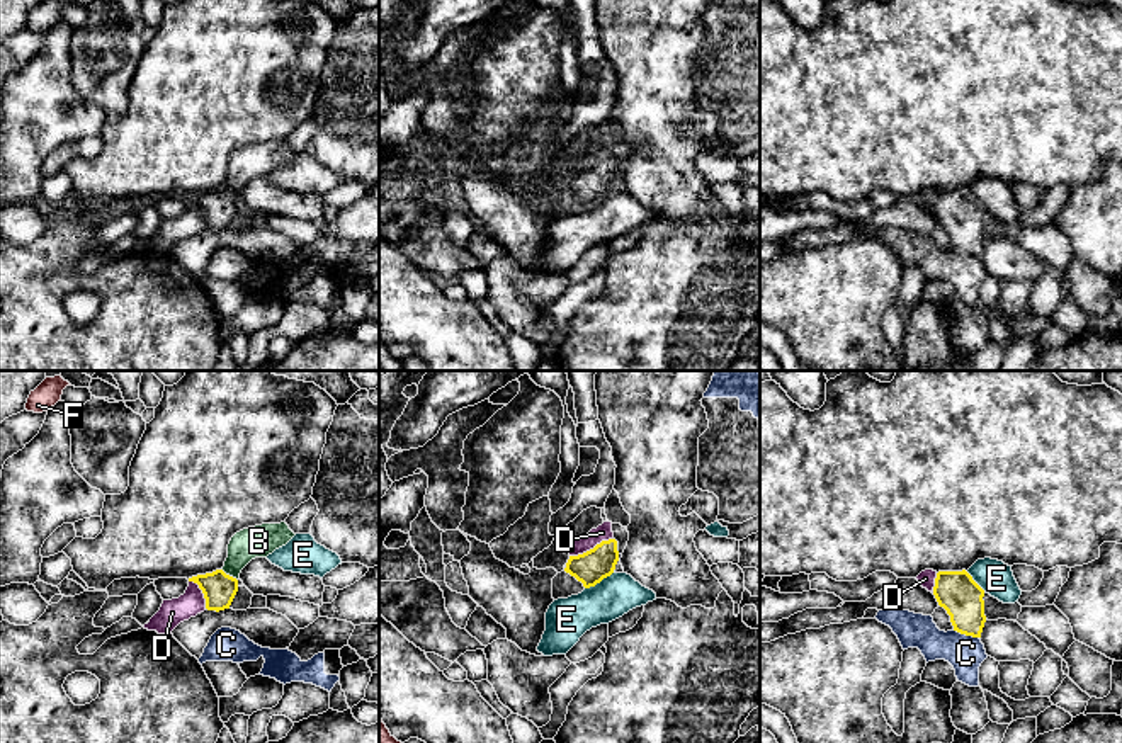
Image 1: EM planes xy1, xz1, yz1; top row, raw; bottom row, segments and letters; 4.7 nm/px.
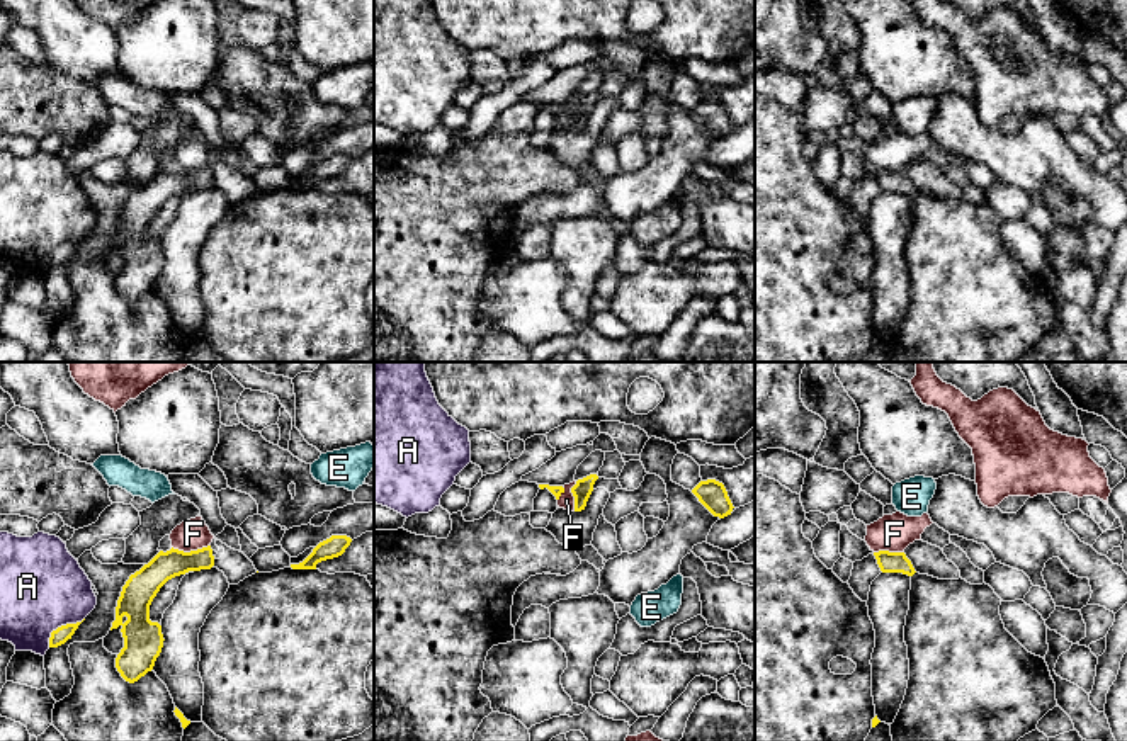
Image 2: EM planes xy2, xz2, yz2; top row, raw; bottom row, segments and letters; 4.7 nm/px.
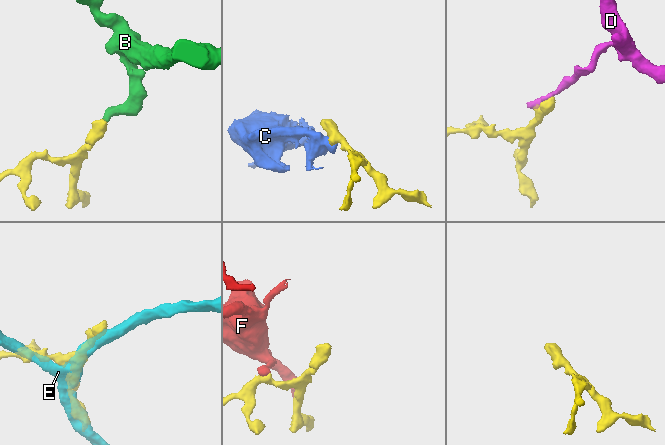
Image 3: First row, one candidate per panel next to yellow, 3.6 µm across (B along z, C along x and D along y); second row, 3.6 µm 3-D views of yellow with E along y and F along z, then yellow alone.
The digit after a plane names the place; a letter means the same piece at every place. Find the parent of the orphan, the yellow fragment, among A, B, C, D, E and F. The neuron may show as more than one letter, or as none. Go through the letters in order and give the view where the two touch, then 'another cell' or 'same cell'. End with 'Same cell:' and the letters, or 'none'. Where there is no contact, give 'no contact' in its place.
A: xy2 | another cell
B: xy1 | same cell
C: yz1 | another cell
D: xz1 | another cell
E: xz1 | another cell
F: xy2 | another cell
Same cell: B

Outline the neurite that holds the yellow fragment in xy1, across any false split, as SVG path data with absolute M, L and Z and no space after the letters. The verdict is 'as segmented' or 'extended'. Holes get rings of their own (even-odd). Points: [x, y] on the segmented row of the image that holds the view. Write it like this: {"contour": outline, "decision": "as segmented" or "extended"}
{"contour": "M286 522L262 524L236 532L228 544L228 558L221 570L189 578L199 585L207 610L230 609L241 570L255 558L267 558L286 546L296 534Z", "decision": "extended"}

